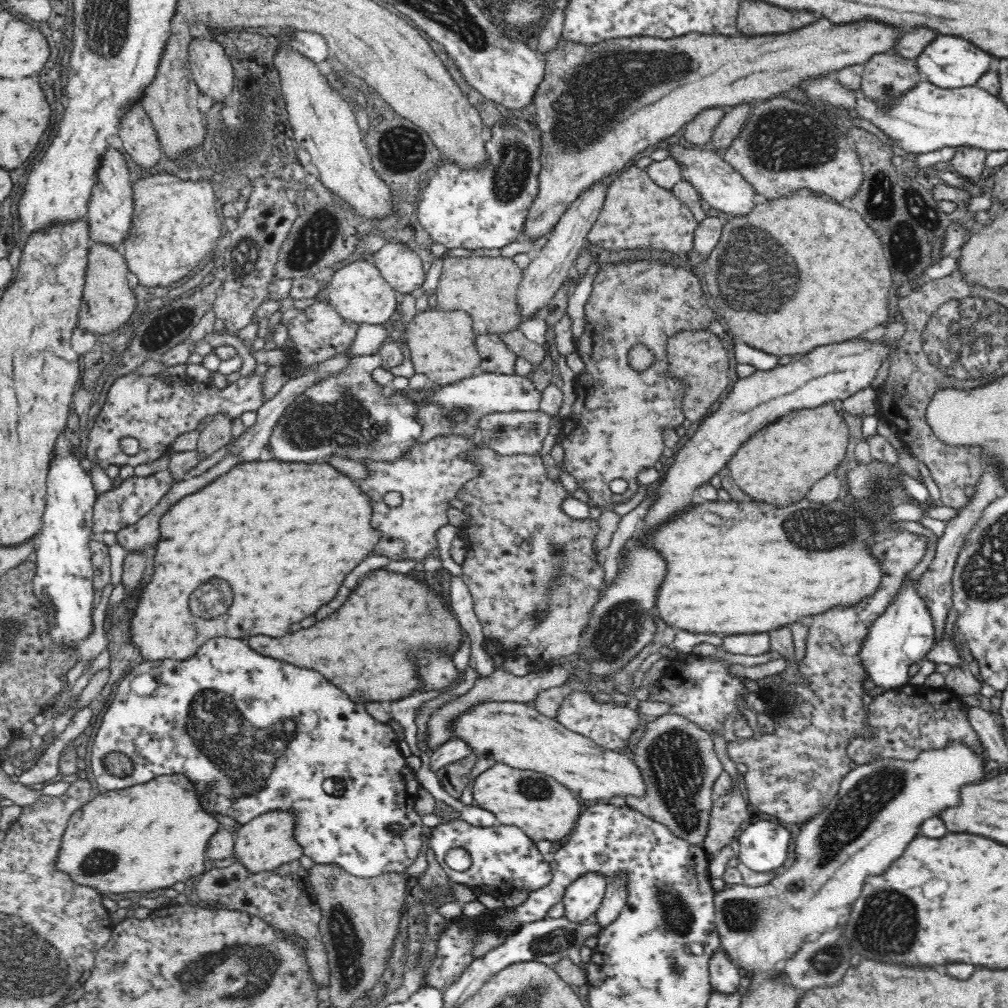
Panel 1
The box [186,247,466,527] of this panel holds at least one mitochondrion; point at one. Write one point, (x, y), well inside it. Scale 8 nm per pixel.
(341, 422)

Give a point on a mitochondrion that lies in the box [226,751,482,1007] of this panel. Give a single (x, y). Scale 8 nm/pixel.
(347, 945)

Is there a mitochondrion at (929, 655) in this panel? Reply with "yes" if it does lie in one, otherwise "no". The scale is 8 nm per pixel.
no

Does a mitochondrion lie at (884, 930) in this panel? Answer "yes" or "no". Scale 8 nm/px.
yes

